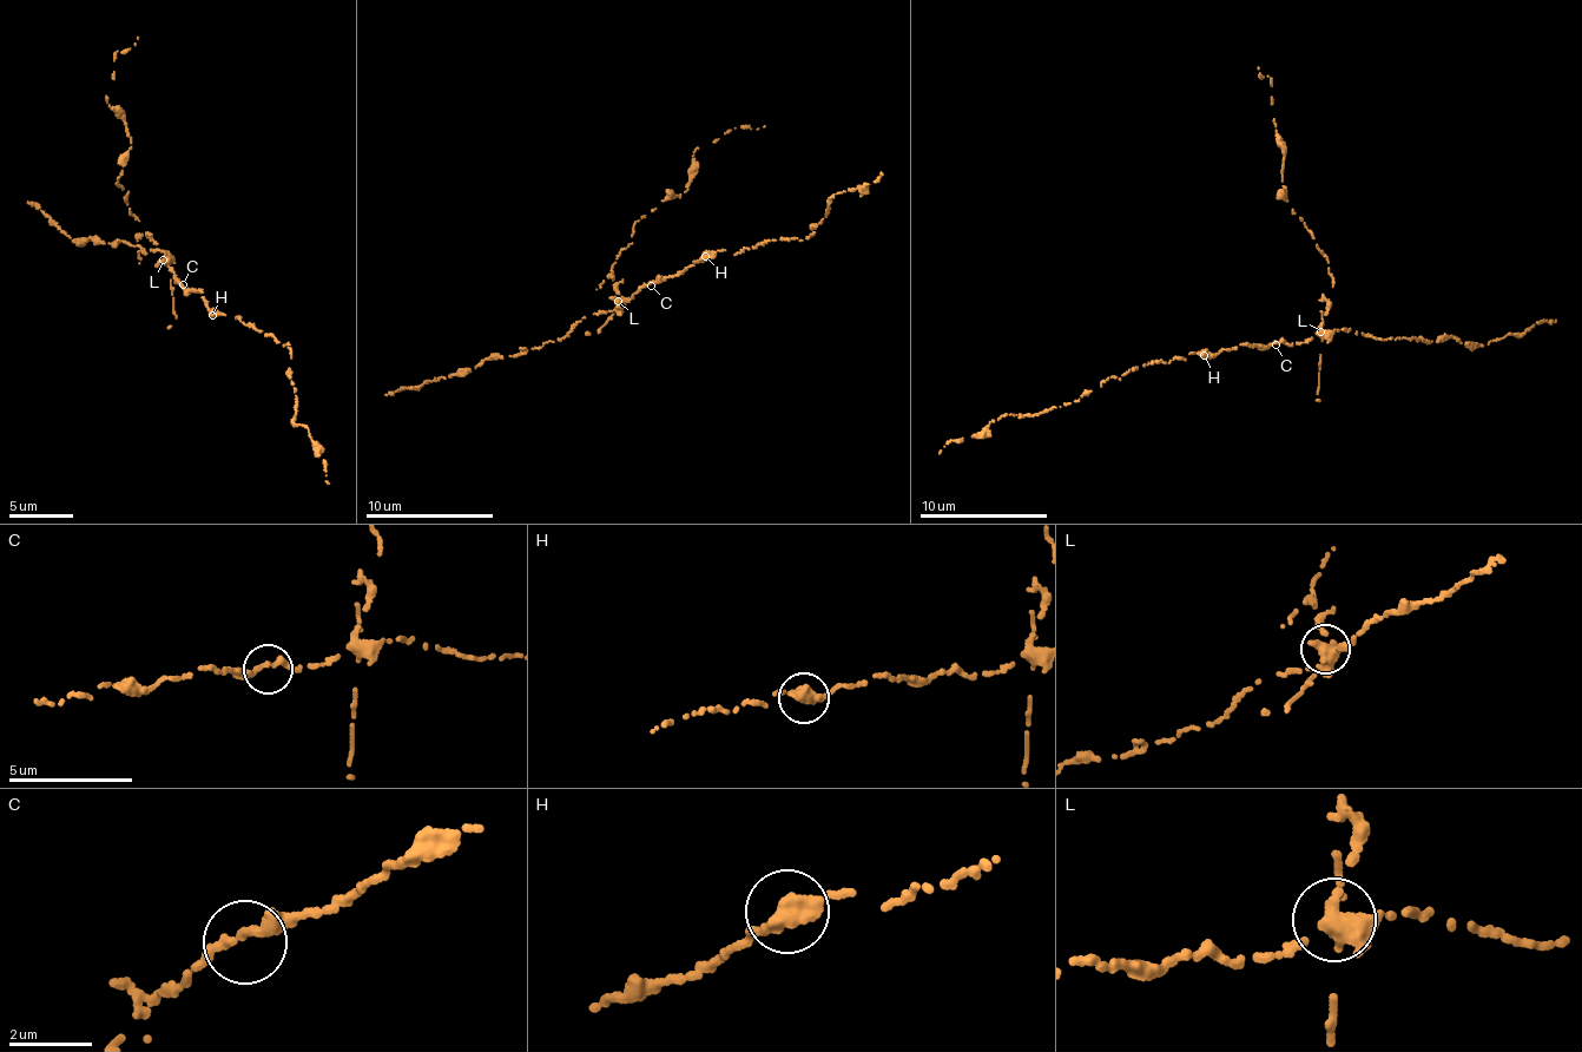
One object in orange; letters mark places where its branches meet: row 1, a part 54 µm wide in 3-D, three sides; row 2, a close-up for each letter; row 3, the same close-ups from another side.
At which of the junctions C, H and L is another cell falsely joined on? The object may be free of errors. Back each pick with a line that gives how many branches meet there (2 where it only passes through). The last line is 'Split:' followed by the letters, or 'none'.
L: branches 2
Split: L

